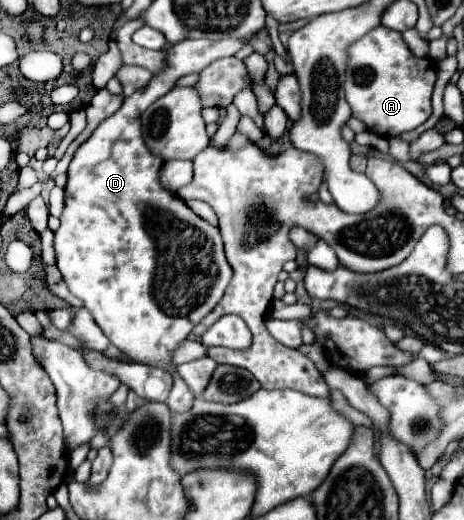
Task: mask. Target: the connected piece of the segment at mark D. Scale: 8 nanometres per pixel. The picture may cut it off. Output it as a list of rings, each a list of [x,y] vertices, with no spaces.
[[[185,39],[173,45],[167,51],[167,61],[161,73],[153,75],[147,87],[125,97],[121,109],[99,123],[95,133],[77,149],[67,171],[65,209],[61,215],[61,225],[55,231],[57,269],[61,271],[69,291],[83,301],[83,307],[91,311],[97,325],[121,353],[137,363],[159,367],[173,377],[173,387],[167,397],[171,413],[185,413],[195,401],[195,395],[187,389],[187,383],[177,373],[173,351],[221,301],[233,271],[225,259],[219,229],[195,215],[181,197],[161,185],[159,169],[163,159],[155,157],[151,149],[147,149],[139,117],[151,103],[169,93],[179,77],[199,73],[213,61],[235,55],[245,43],[247,41],[237,39]]]

